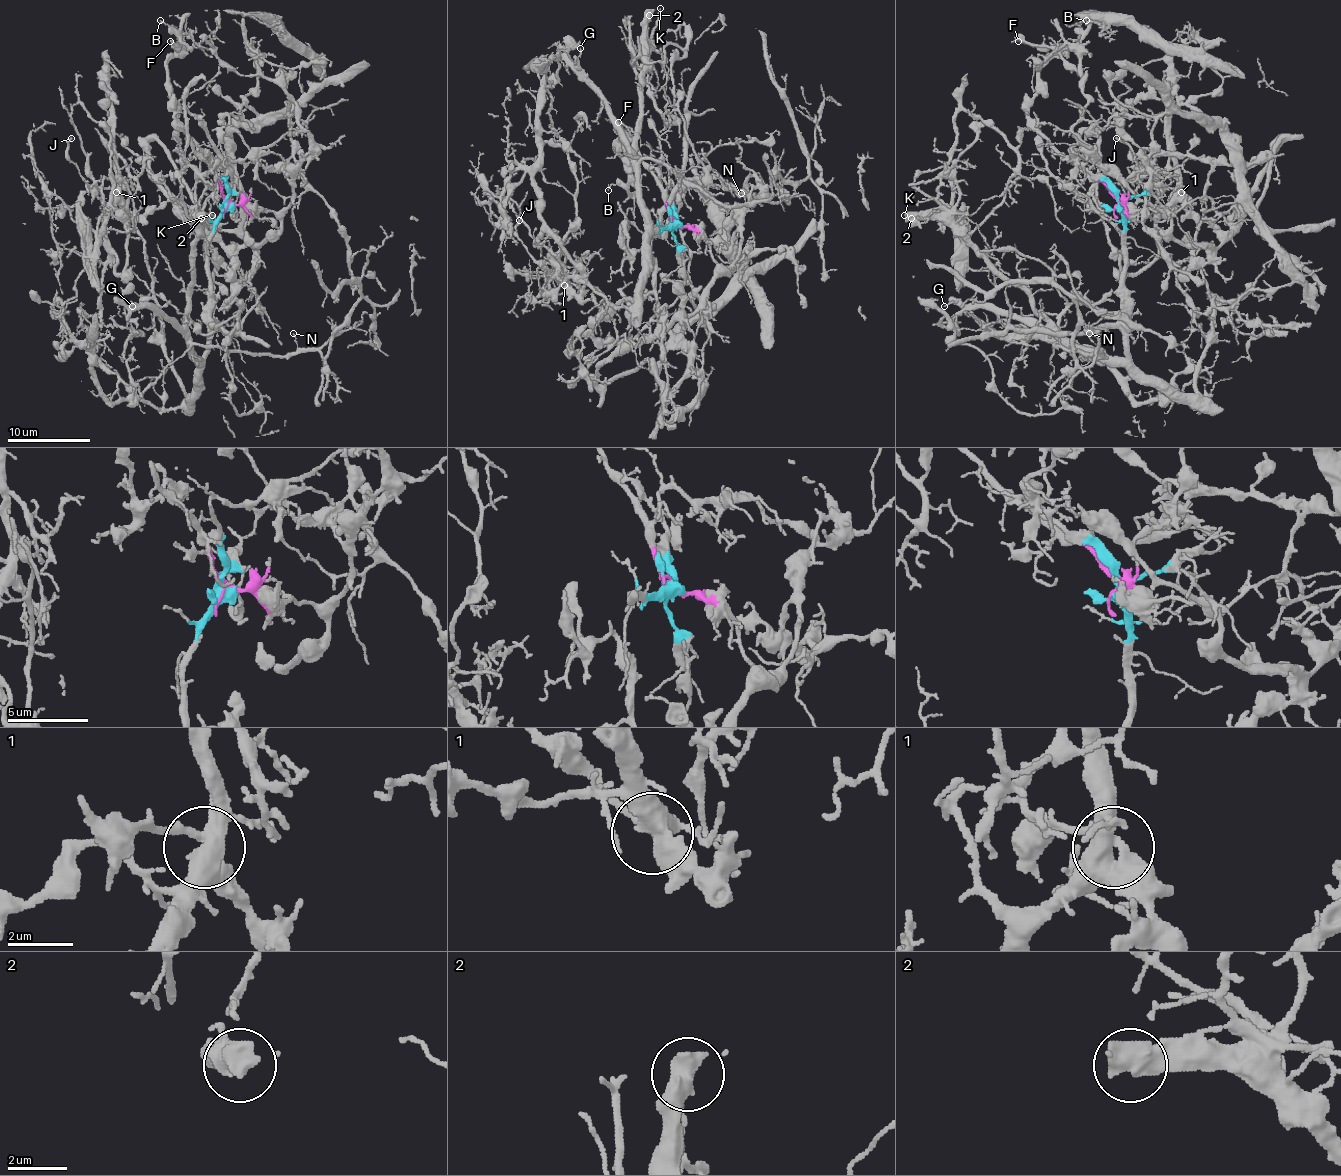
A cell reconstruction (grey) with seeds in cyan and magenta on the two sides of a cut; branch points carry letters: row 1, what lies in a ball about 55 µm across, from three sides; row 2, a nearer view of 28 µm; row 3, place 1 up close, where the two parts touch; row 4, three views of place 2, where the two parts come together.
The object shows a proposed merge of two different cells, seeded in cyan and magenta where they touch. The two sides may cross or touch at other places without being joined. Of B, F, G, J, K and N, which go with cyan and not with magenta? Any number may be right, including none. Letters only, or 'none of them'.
G, J, K, N

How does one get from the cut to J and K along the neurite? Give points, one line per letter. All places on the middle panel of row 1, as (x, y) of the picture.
J: (675, 224), (654, 228), (635, 297), (604, 315), (592, 299), (583, 301), (540, 265), (515, 236), (519, 220)
K: (675, 224), (650, 226), (648, 211), (644, 207), (635, 139), (646, 18), (660, 8)

